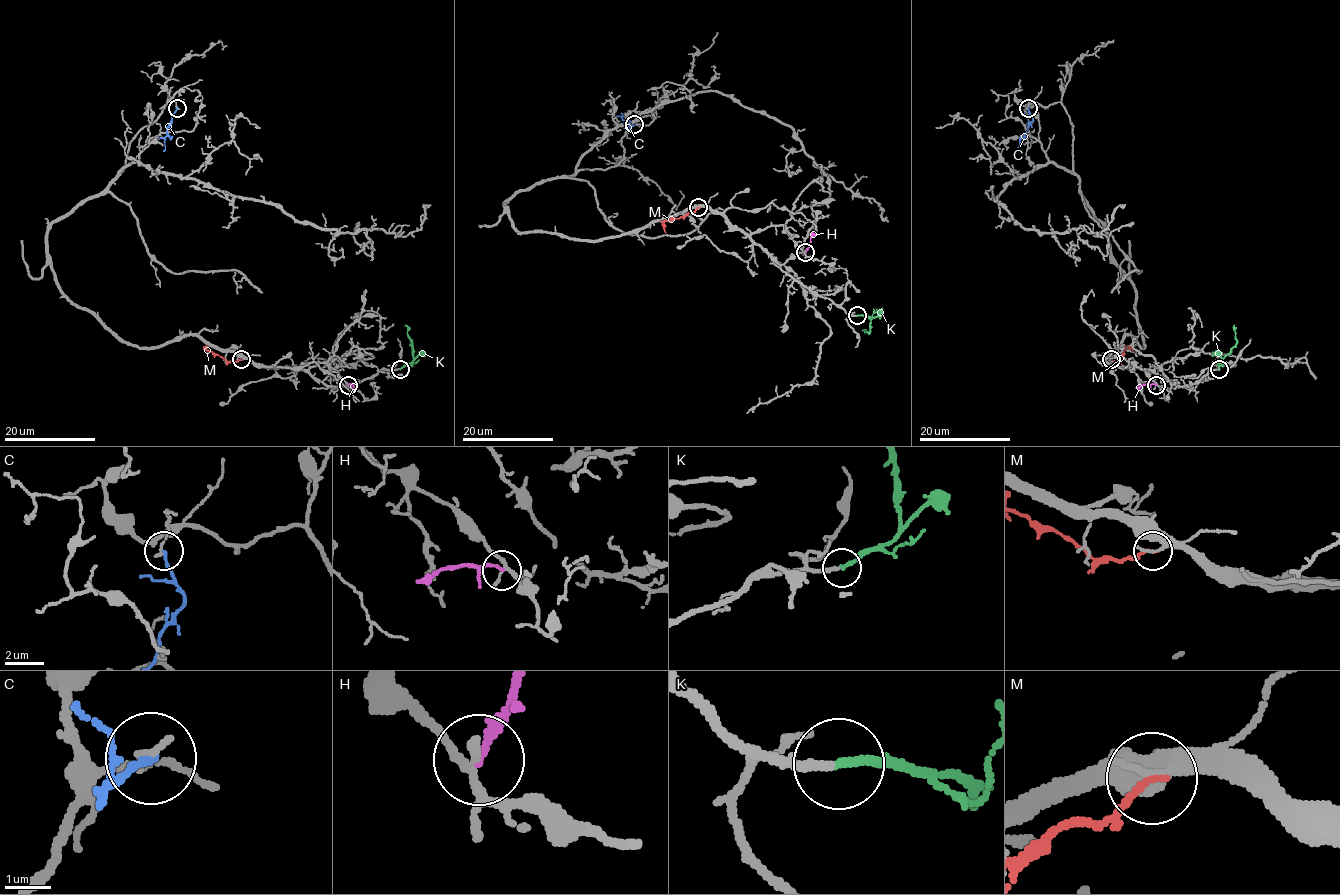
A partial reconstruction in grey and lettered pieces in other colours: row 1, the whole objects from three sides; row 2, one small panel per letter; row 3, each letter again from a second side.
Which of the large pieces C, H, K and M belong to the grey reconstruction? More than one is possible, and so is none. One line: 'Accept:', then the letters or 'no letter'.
Accept: K

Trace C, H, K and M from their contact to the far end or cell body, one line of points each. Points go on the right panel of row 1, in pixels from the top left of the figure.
C: (1028, 108), (1033, 121), (1019, 141), (1017, 151)
H: (1155, 385), (1142, 384), (1136, 388)
K: (1219, 368), (1219, 364), (1236, 343), (1234, 325)
M: (1111, 359), (1118, 361), (1127, 346), (1136, 352)

